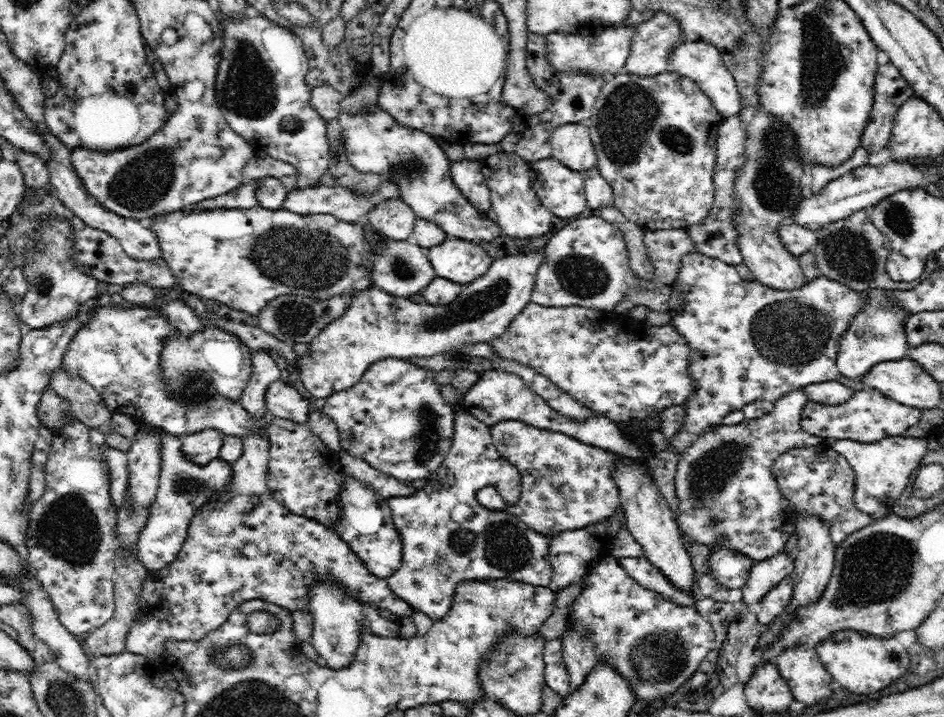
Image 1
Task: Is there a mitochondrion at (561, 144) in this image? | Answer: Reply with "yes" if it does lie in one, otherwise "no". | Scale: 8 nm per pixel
no

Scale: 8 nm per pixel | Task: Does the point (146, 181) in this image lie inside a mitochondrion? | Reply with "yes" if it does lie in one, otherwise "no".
yes

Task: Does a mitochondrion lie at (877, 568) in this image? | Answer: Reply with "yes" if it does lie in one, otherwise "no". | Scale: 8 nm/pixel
yes

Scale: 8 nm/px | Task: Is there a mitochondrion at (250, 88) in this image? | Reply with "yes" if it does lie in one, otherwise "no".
yes

